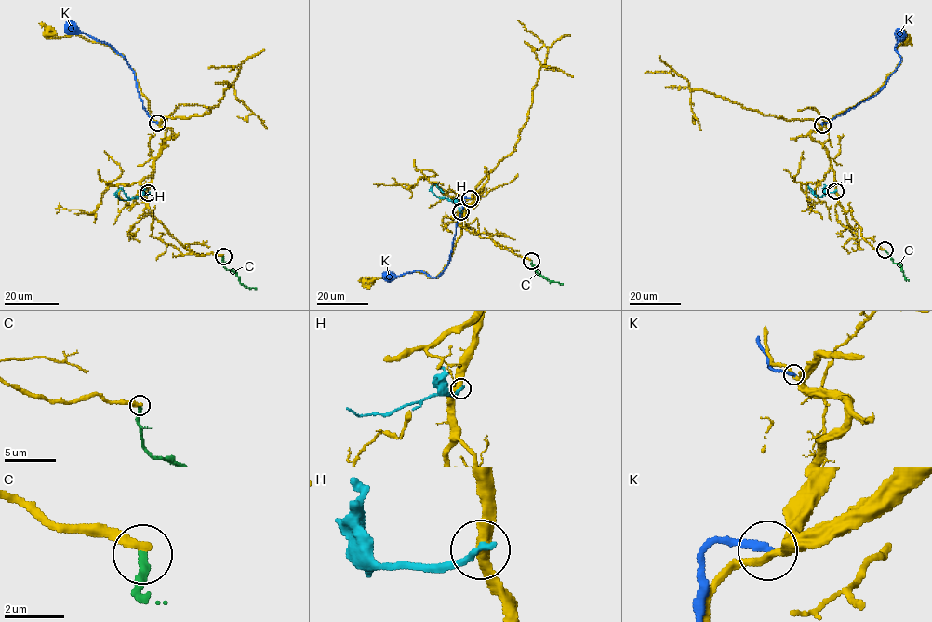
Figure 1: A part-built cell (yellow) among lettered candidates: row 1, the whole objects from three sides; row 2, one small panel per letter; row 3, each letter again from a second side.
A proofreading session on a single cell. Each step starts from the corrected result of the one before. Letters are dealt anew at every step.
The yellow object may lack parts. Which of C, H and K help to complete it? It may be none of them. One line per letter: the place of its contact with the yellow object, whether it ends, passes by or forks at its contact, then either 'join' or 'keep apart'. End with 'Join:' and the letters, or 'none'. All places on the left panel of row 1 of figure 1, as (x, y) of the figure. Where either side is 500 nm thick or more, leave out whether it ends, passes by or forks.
C: meets yellow at (223, 256); it ends there; keep apart
H: meets yellow at (148, 193); it ends there; keep apart
K: meets yellow at (157, 123); it ends there; keep apart
Join: none

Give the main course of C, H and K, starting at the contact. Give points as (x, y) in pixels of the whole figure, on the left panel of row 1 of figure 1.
C: (223, 255), (223, 265), (236, 274), (241, 283), (256, 289)
H: (148, 193), (120, 200), (115, 194), (120, 188), (128, 200)
K: (157, 123), (151, 121), (143, 107), (134, 71), (123, 57), (105, 43), (84, 33), (70, 33), (64, 25)

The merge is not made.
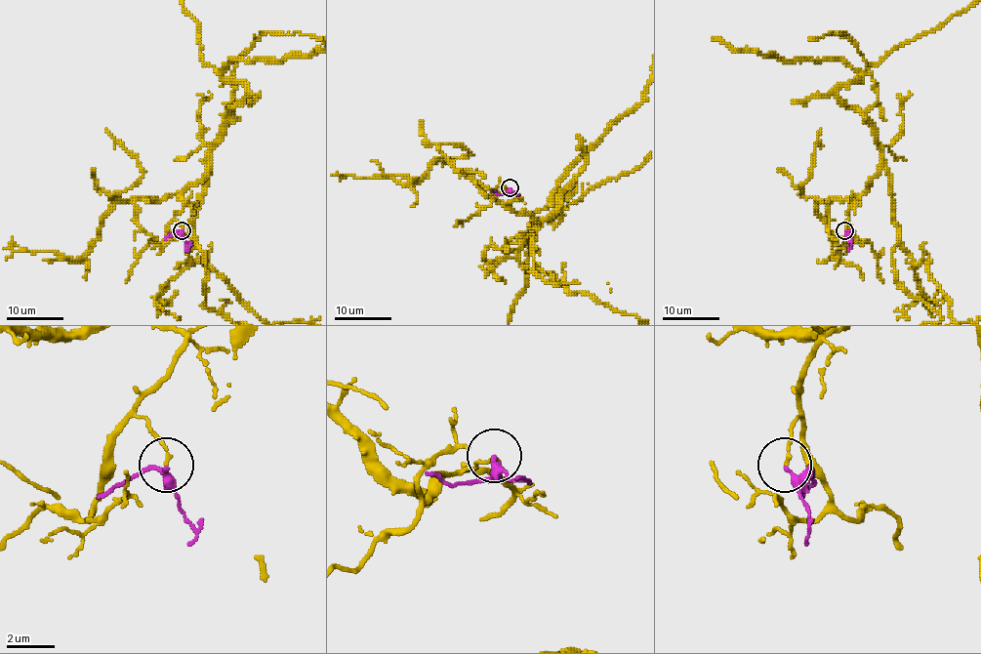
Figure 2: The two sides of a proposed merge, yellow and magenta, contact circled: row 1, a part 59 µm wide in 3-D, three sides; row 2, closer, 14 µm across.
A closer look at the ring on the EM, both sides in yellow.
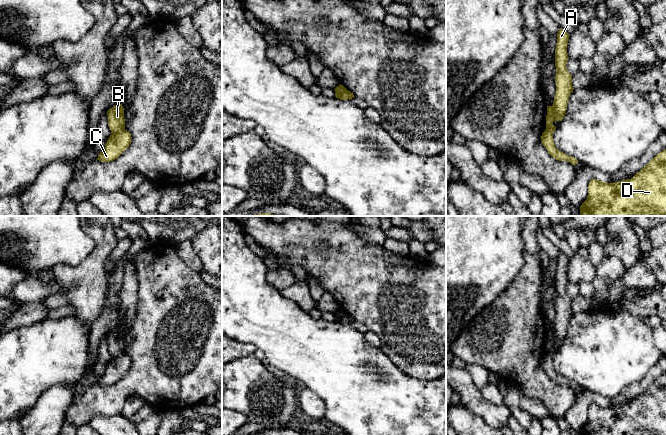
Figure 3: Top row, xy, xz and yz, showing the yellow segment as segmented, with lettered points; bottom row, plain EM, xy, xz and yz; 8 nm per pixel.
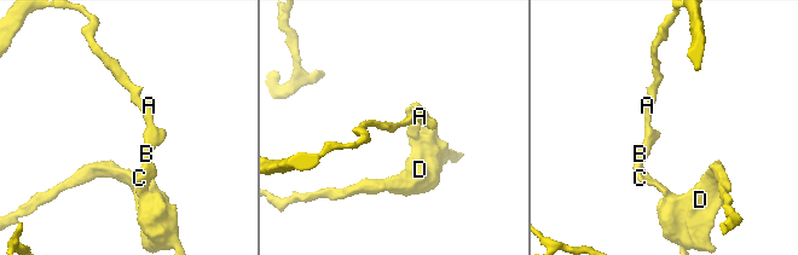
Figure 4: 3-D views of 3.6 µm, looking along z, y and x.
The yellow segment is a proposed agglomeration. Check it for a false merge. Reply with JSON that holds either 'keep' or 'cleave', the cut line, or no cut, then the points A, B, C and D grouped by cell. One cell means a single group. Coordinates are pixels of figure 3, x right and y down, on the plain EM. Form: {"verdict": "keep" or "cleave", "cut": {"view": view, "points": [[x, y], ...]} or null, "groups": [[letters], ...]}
{"verdict": "cleave", "cut": {"view": "xz", "points": [[336, 317], [343, 317], [347, 322]]}, "groups": [["A", "B"], ["C", "D"]]}

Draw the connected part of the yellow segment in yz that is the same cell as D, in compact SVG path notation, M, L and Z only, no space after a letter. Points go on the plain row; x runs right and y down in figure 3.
M666 373L658 377L631 403L613 407L591 403L587 423L580 430L580 435L666 435Z

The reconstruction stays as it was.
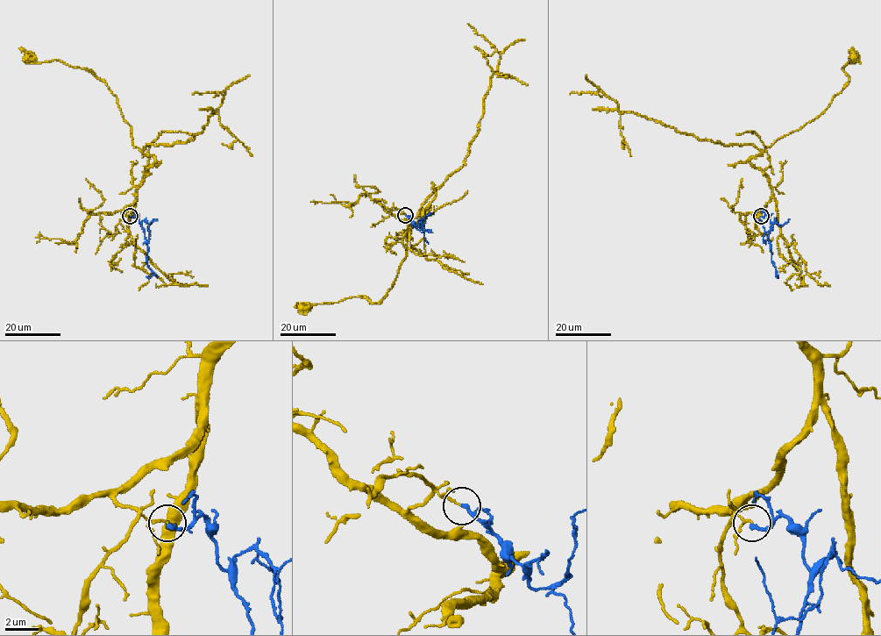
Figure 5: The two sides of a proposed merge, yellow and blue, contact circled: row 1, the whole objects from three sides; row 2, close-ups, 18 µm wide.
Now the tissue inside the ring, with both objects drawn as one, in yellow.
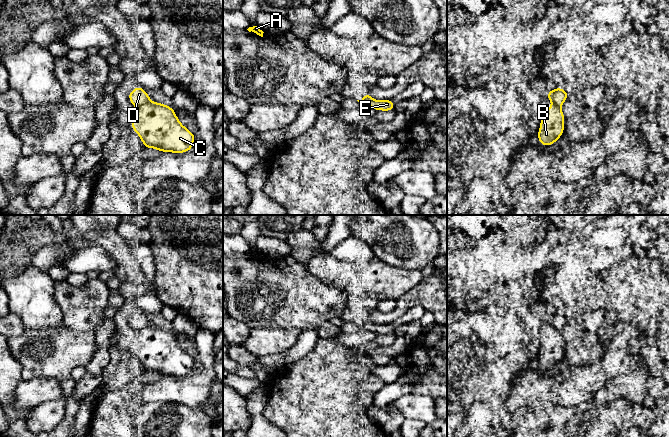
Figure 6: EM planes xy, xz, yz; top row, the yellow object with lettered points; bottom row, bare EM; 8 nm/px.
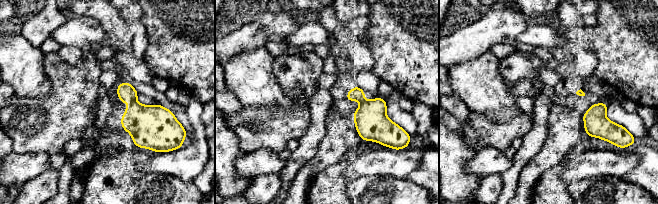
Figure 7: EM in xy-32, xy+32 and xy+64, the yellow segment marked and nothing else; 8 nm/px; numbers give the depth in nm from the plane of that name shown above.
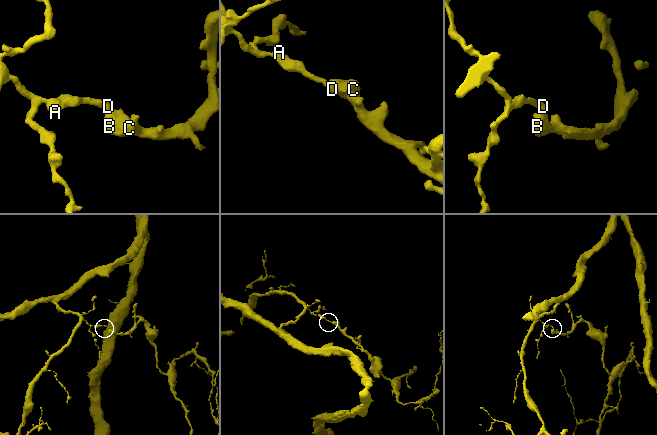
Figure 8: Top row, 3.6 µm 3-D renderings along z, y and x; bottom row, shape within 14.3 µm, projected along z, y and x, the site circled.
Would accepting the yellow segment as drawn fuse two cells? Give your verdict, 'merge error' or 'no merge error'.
merge error

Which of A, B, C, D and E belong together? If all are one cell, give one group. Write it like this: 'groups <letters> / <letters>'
groups A D / B C E

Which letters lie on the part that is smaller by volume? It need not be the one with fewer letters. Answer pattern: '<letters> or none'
B, C, E

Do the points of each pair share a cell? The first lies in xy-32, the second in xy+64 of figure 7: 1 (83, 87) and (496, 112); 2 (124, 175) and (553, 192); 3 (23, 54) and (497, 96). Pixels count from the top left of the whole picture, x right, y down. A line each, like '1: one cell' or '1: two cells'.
1: two cells
2: one cell
3: one cell

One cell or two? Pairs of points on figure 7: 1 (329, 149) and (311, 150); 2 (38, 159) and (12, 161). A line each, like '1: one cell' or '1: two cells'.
1: two cells
2: one cell

